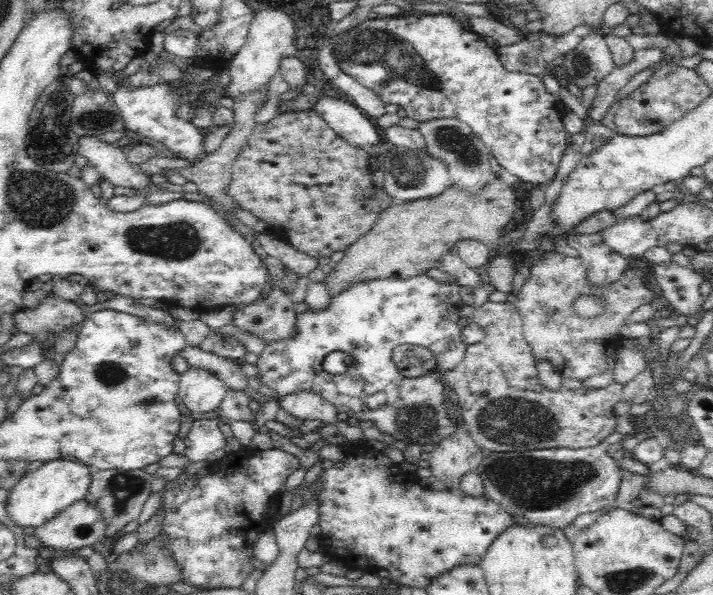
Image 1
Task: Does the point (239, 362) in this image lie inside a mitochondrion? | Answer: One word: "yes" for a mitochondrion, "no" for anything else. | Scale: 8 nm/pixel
no

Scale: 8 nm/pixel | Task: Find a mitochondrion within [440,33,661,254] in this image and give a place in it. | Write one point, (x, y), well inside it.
(581, 64)

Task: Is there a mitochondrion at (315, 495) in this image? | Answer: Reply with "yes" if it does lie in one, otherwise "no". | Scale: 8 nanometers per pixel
no

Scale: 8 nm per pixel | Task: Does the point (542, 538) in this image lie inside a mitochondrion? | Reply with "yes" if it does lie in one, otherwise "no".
no

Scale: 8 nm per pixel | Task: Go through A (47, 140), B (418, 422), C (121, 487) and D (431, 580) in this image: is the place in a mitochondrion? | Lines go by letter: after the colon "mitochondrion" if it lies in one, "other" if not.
A: mitochondrion
B: mitochondrion
C: mitochondrion
D: other

